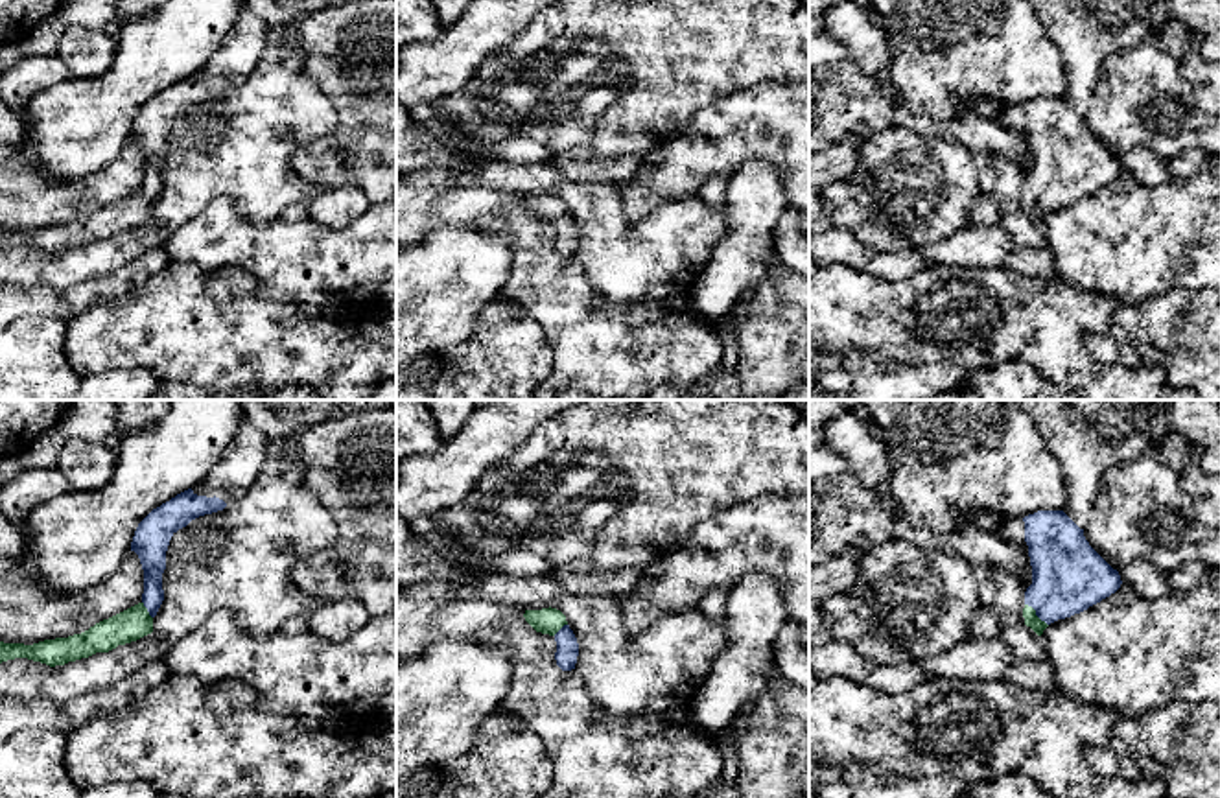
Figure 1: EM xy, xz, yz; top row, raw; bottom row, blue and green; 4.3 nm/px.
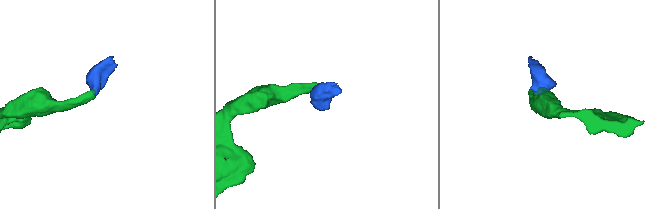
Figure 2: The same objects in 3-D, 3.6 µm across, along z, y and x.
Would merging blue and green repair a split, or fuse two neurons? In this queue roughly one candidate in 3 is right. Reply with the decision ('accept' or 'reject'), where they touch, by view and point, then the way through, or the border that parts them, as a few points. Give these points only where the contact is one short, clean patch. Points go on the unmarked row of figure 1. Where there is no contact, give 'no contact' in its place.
accept; contact yz (1036, 201); way yz (1067, 163), (1036, 201), (1031, 207)

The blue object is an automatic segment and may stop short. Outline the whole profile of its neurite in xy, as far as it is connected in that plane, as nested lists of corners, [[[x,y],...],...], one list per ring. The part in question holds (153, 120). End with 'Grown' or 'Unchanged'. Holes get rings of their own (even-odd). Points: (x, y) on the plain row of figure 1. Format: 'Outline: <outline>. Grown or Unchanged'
Outline: [[[241,9],[225,44],[192,76],[153,96],[136,114],[131,138],[144,157],[142,188],[81,221],[44,227],[33,232],[0,229],[0,251],[28,245],[50,254],[65,252],[153,219],[153,205],[162,188],[162,160],[171,123],[192,107],[223,98],[241,85],[265,50],[269,24],[251,9]]]. Grown

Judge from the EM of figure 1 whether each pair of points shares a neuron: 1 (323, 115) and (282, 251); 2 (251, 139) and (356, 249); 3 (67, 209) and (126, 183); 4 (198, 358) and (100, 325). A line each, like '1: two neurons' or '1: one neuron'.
1: two neurons
2: two neurons
3: one neuron
4: one neuron

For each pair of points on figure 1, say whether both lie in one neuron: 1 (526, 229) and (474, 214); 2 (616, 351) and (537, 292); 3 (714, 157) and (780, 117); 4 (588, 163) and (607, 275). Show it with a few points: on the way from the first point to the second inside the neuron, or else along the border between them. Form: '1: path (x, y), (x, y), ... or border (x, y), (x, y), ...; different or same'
1: path (513, 218), (487, 214); same
2: path (596, 338), (557, 299); same
3: path (730, 140), (747, 126), (763, 120); same
4: border (614, 181), (574, 183); different

